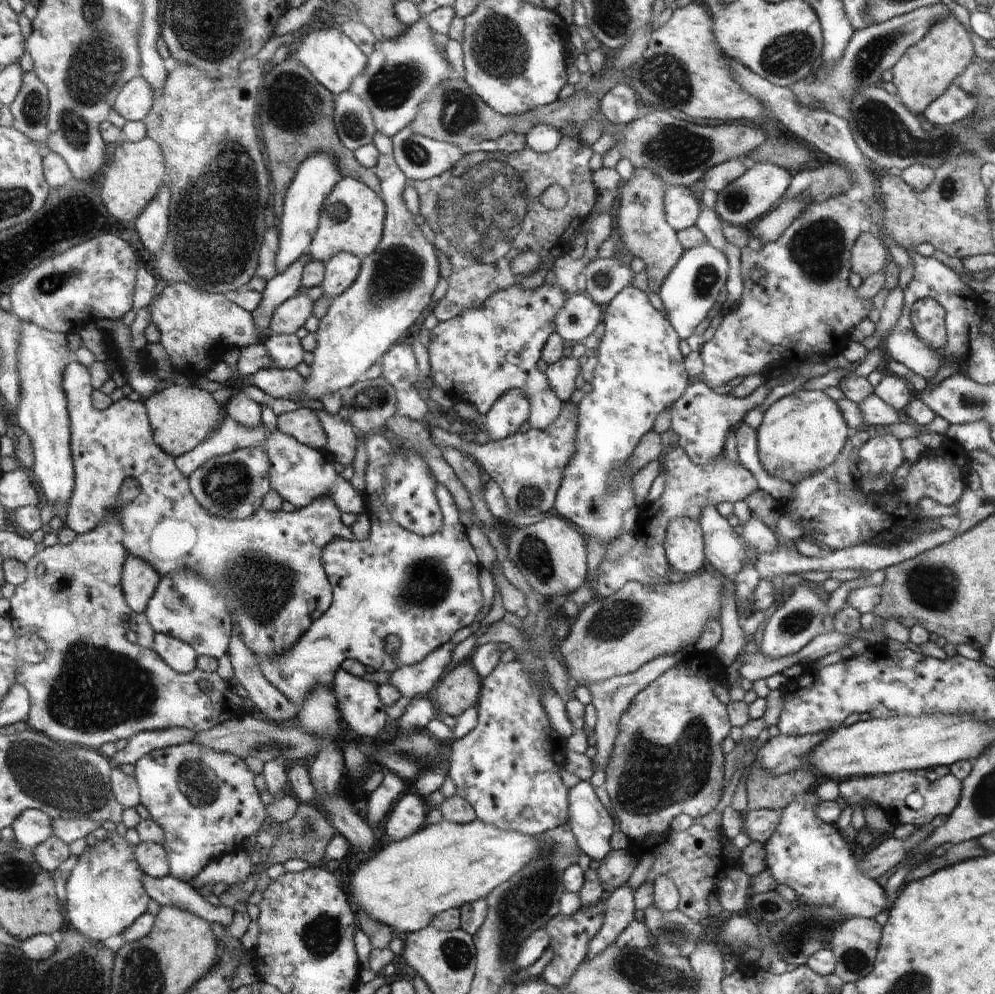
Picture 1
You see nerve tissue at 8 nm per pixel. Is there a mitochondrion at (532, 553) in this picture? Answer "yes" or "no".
yes

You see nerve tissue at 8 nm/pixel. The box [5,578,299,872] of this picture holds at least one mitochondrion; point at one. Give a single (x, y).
(95, 689)

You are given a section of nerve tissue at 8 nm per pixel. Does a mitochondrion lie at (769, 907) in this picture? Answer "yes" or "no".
yes

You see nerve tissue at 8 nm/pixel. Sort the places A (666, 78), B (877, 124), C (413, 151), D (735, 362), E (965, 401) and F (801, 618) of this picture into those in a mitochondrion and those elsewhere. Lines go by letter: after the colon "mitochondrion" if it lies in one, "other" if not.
A: mitochondrion
B: mitochondrion
C: mitochondrion
D: other
E: mitochondrion
F: mitochondrion

